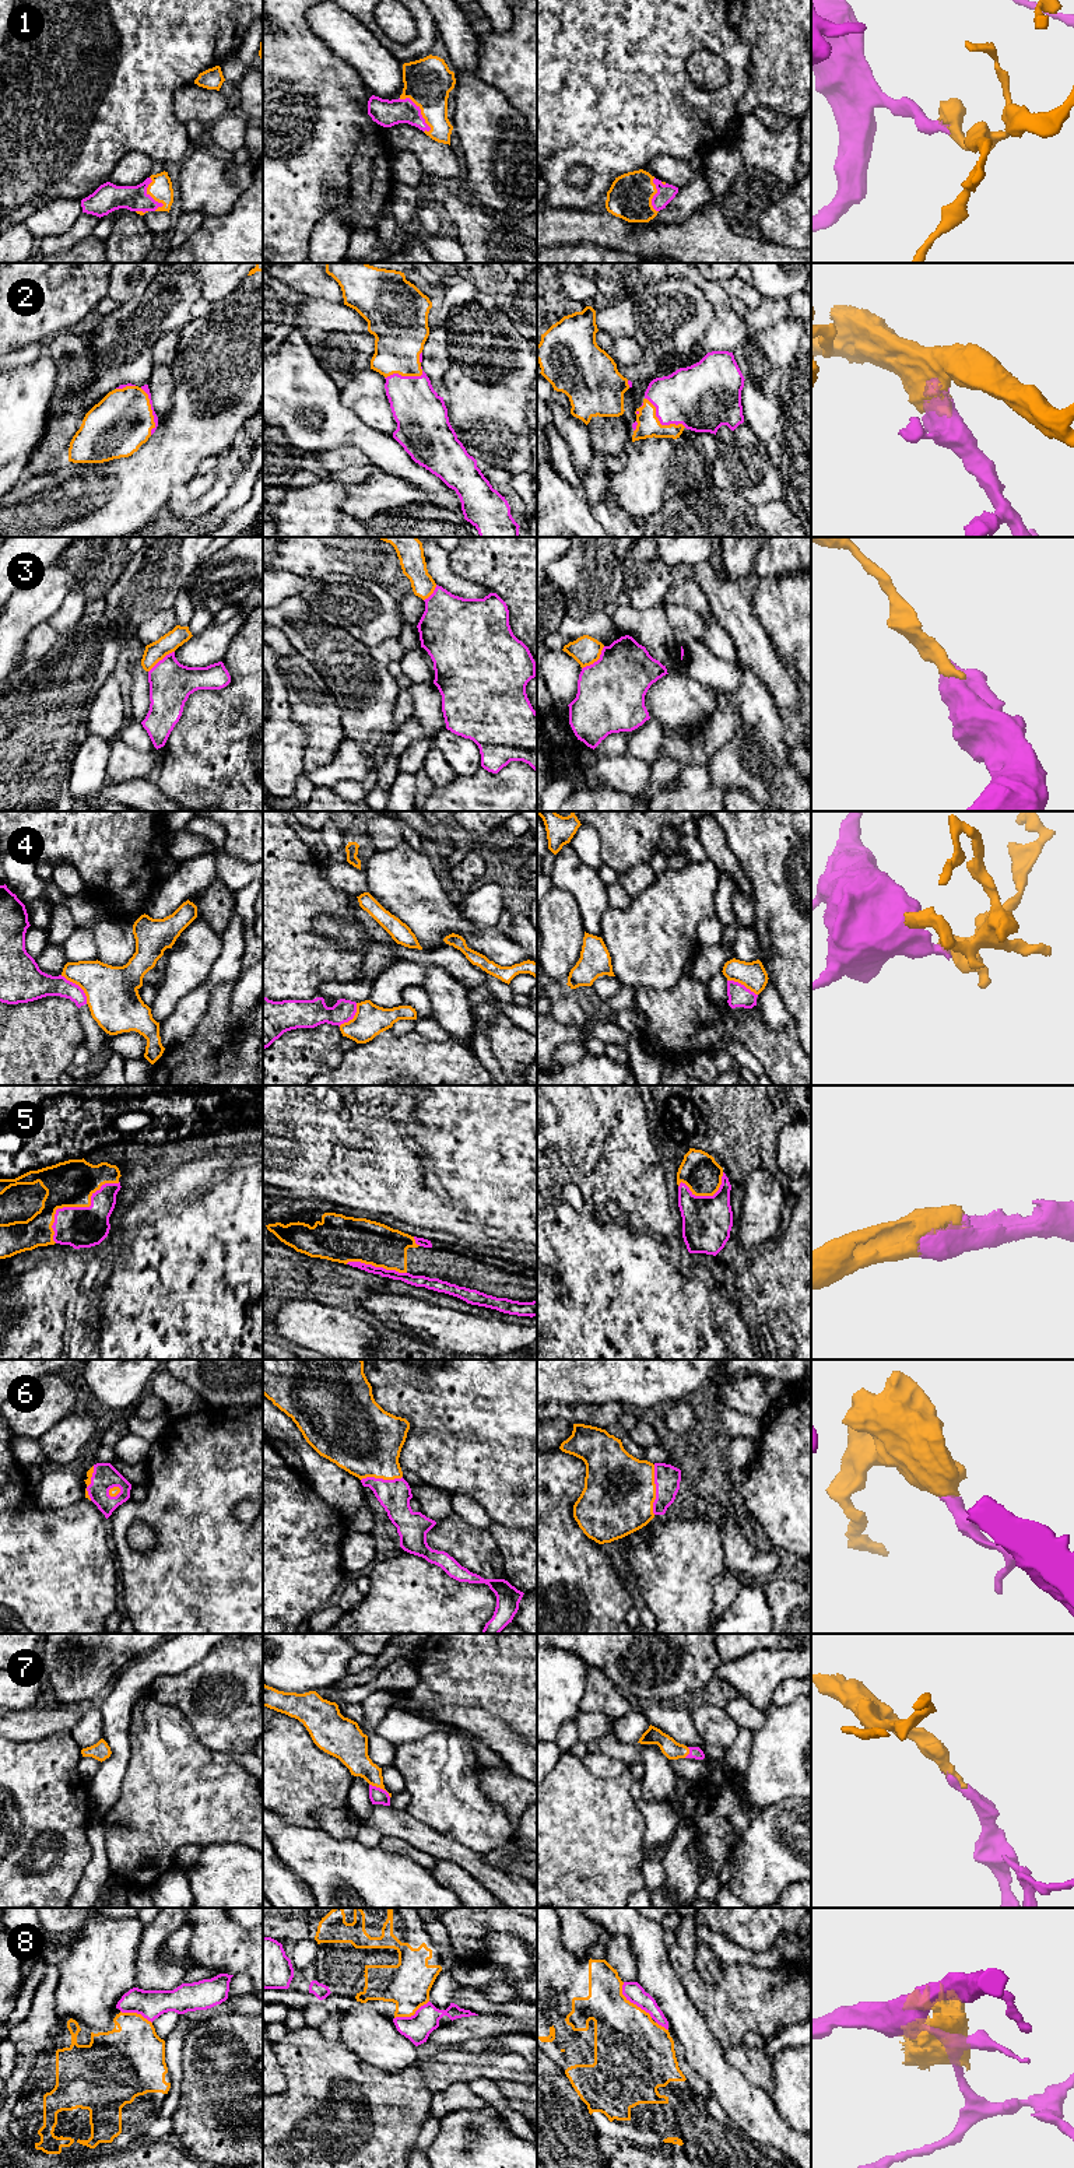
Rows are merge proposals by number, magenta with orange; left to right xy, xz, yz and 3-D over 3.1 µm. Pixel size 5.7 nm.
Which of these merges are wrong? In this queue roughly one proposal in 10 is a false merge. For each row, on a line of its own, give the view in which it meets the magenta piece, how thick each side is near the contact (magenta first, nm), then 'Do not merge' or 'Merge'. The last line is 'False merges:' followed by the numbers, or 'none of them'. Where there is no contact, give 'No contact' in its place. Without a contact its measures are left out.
1: Touches magenta in xz. Thickness 150 nm (magenta) against 280 nm. Merge
2: Touches magenta in yz. Thickness 340 nm (magenta) against 130 nm. Merge
3: Touches magenta in yz. Thickness 380 nm (magenta) against 160 nm. Do not merge
4: Touches magenta in xy. Thickness 160 nm (magenta) against 300 nm. Do not merge
5: Touches magenta in xy. Thickness 240 nm (magenta) against 260 nm. Merge
6: Touches magenta in yz. Thickness 150 nm (magenta) against 420 nm. Merge
7: Touches magenta in xz. Thickness 100 nm (magenta) against 160 nm. Merge
8: Touches magenta in yz. Thickness 110 nm (magenta) against 400 nm. Do not merge
False merges: 3, 4, 8

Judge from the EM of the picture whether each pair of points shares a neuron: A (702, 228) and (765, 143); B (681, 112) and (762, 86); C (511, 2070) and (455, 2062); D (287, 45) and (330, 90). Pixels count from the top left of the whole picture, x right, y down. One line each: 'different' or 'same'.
A: different
B: different
C: same
D: same

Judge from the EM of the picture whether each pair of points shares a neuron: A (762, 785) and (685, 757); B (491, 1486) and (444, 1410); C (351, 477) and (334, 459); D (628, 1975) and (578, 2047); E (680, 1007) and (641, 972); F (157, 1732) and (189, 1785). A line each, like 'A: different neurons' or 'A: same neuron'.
A: different neurons
B: same neuron
C: different neurons
D: different neurons
E: different neurons
F: same neuron

